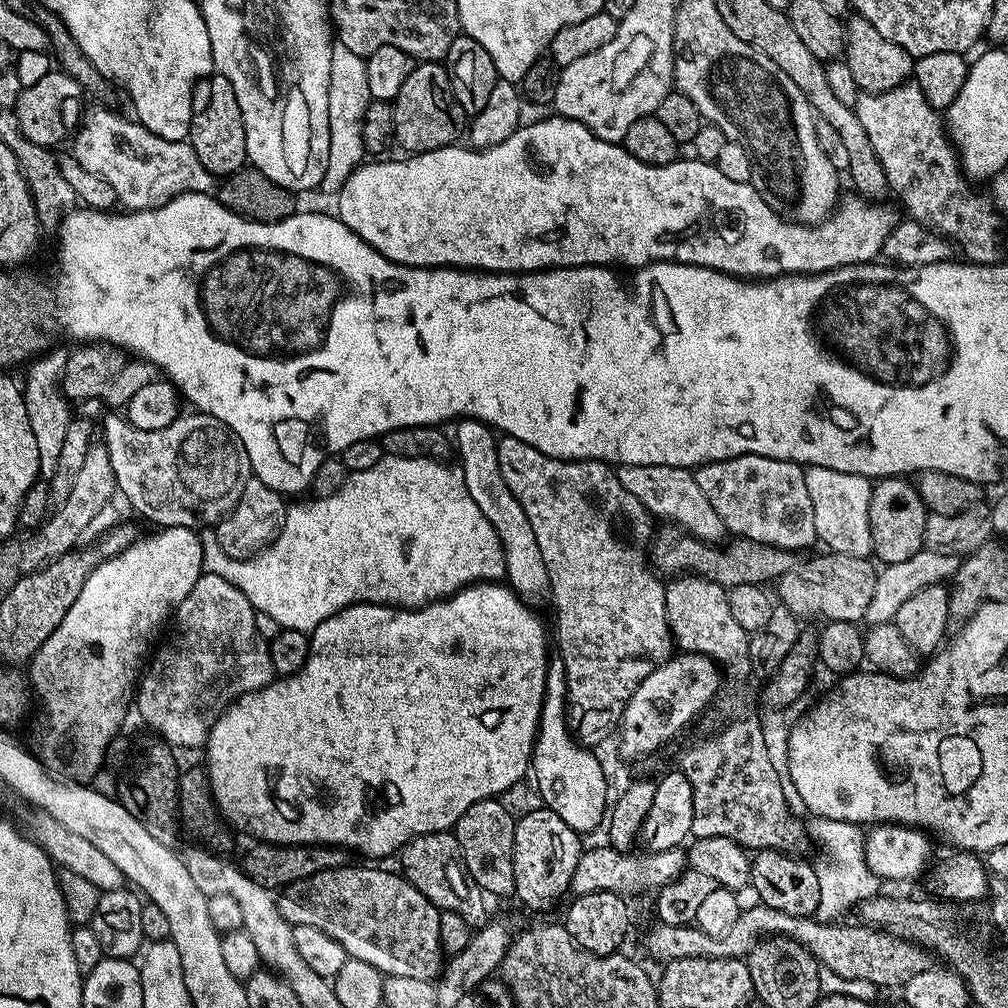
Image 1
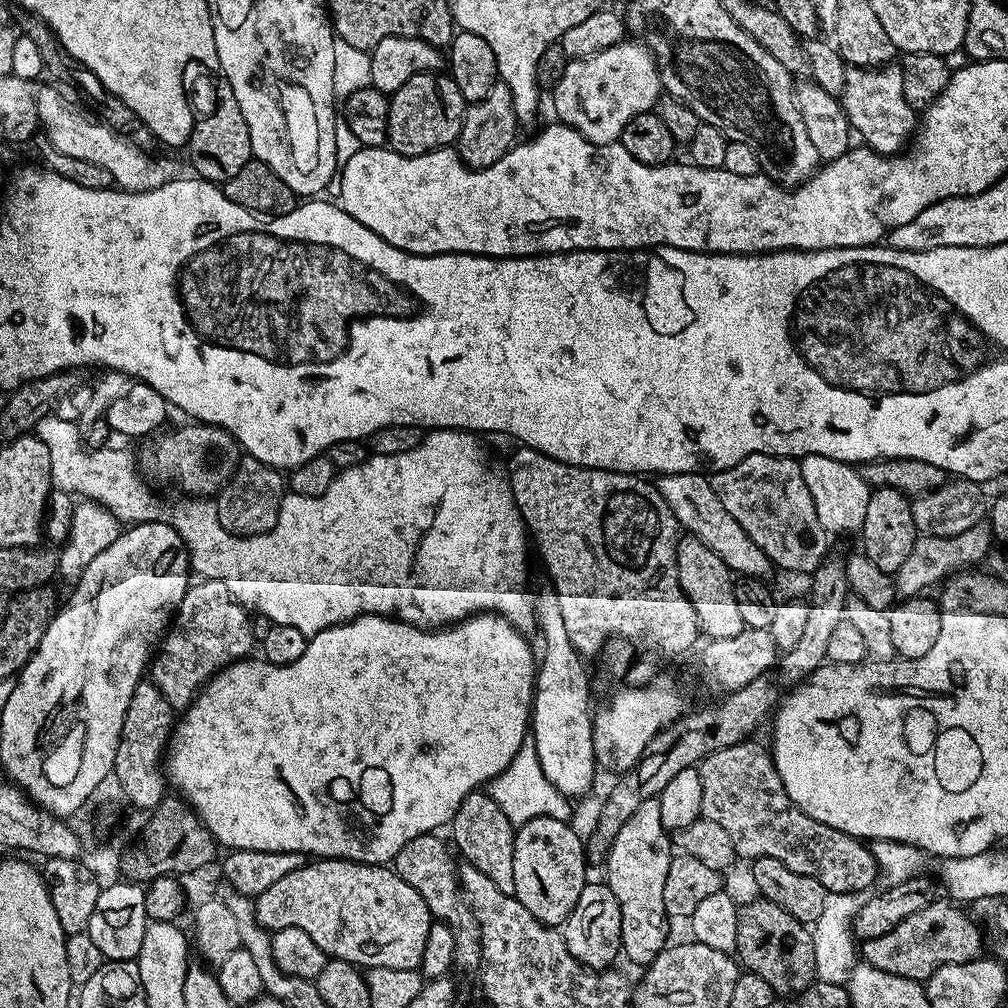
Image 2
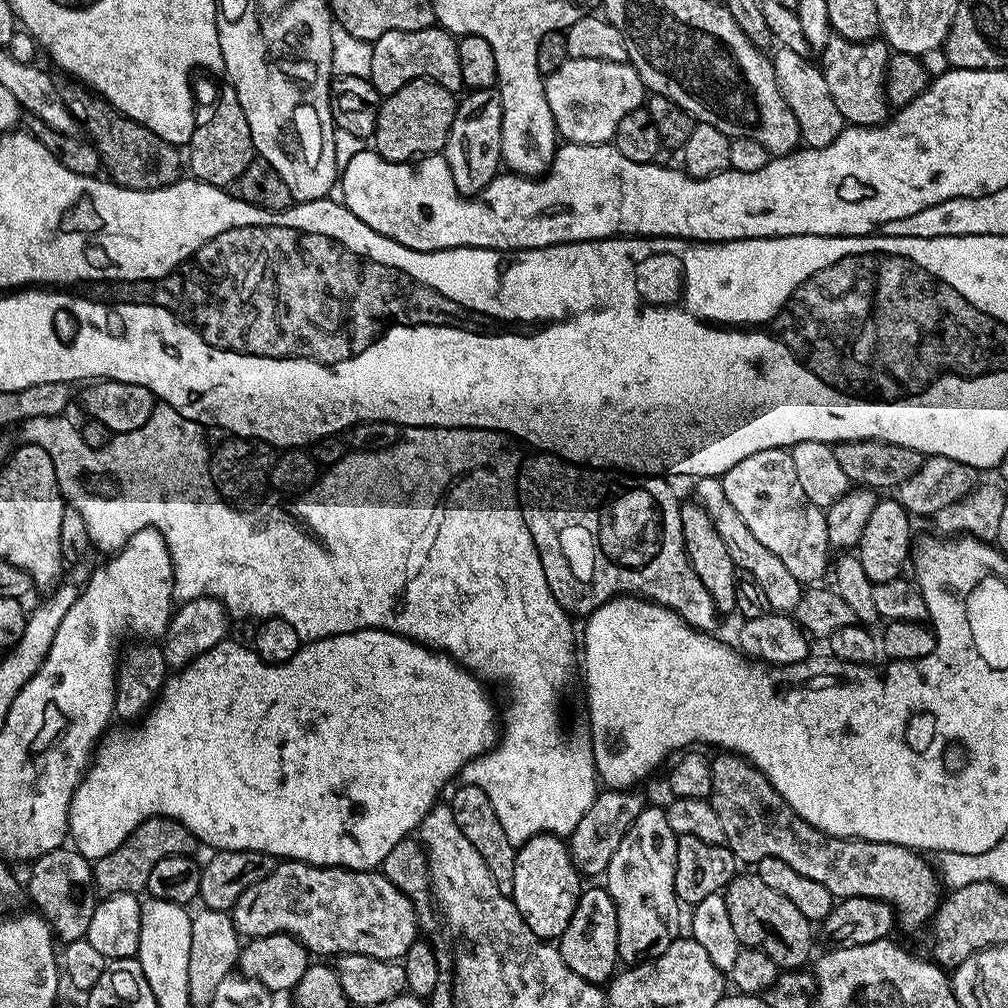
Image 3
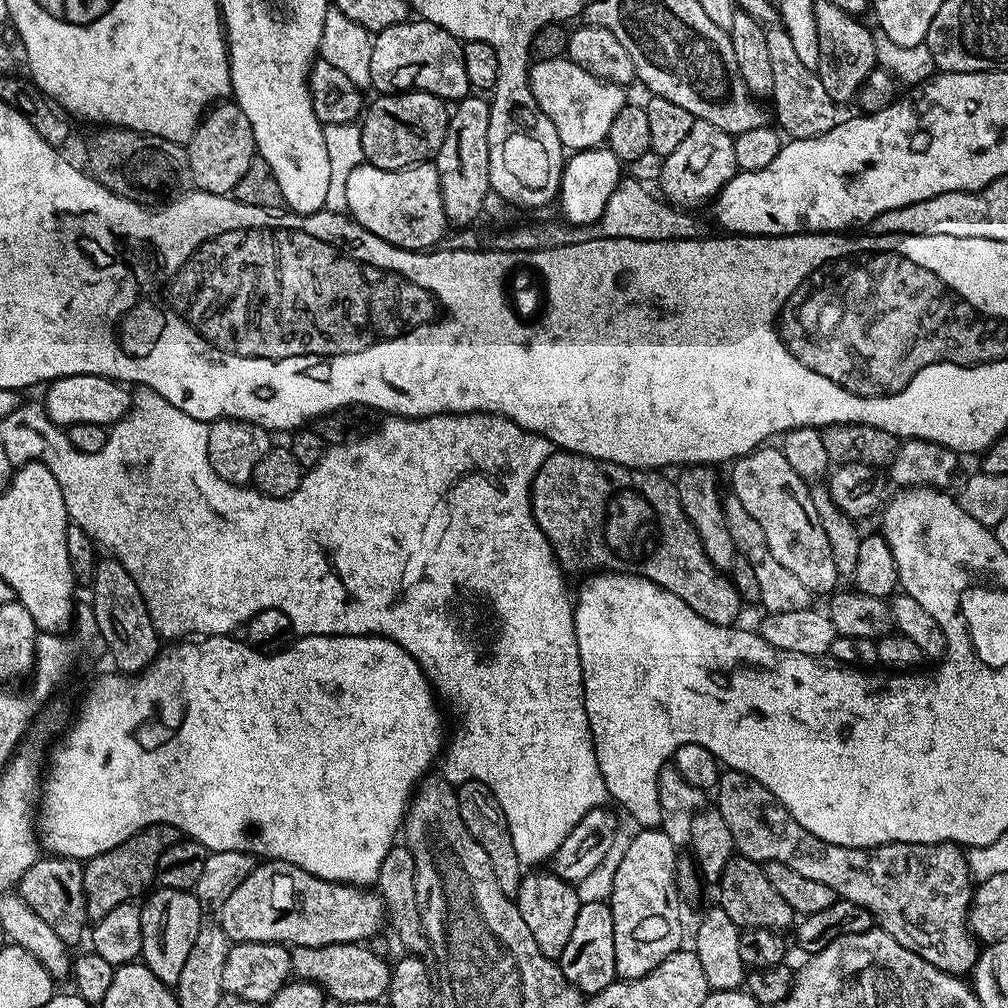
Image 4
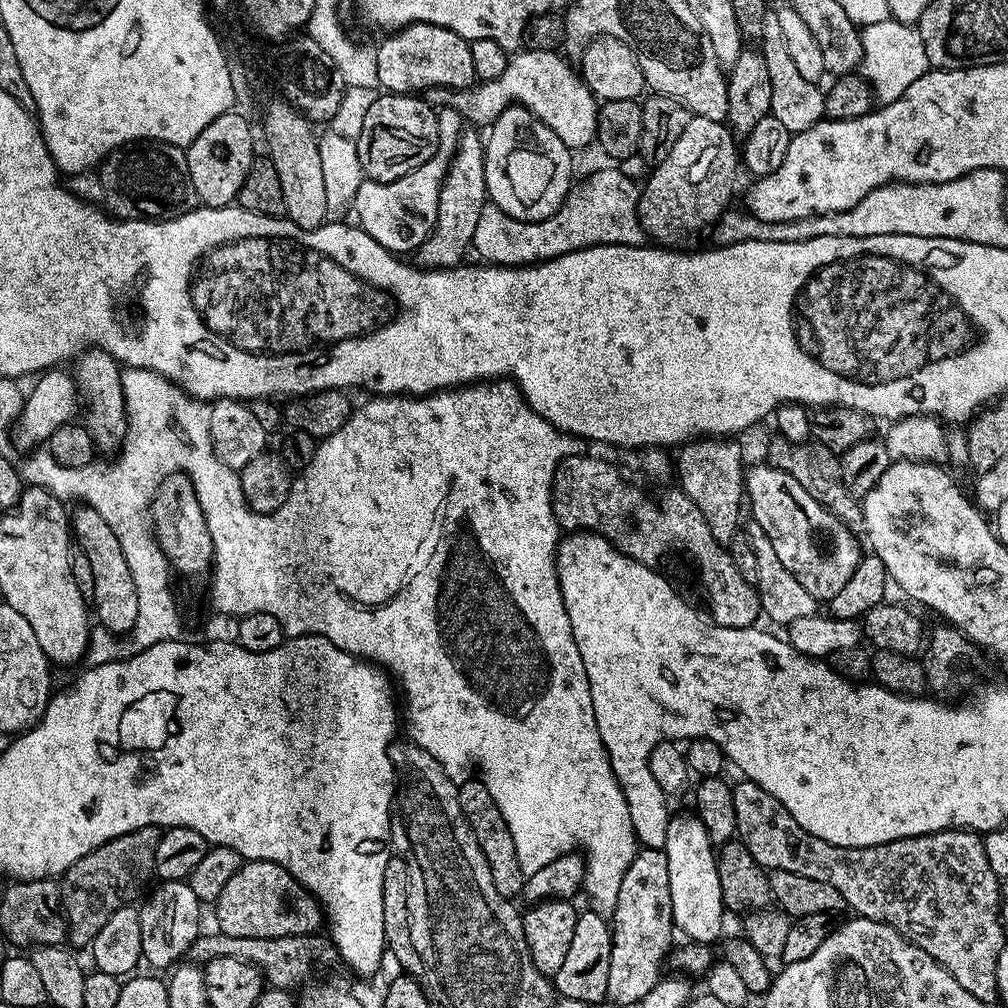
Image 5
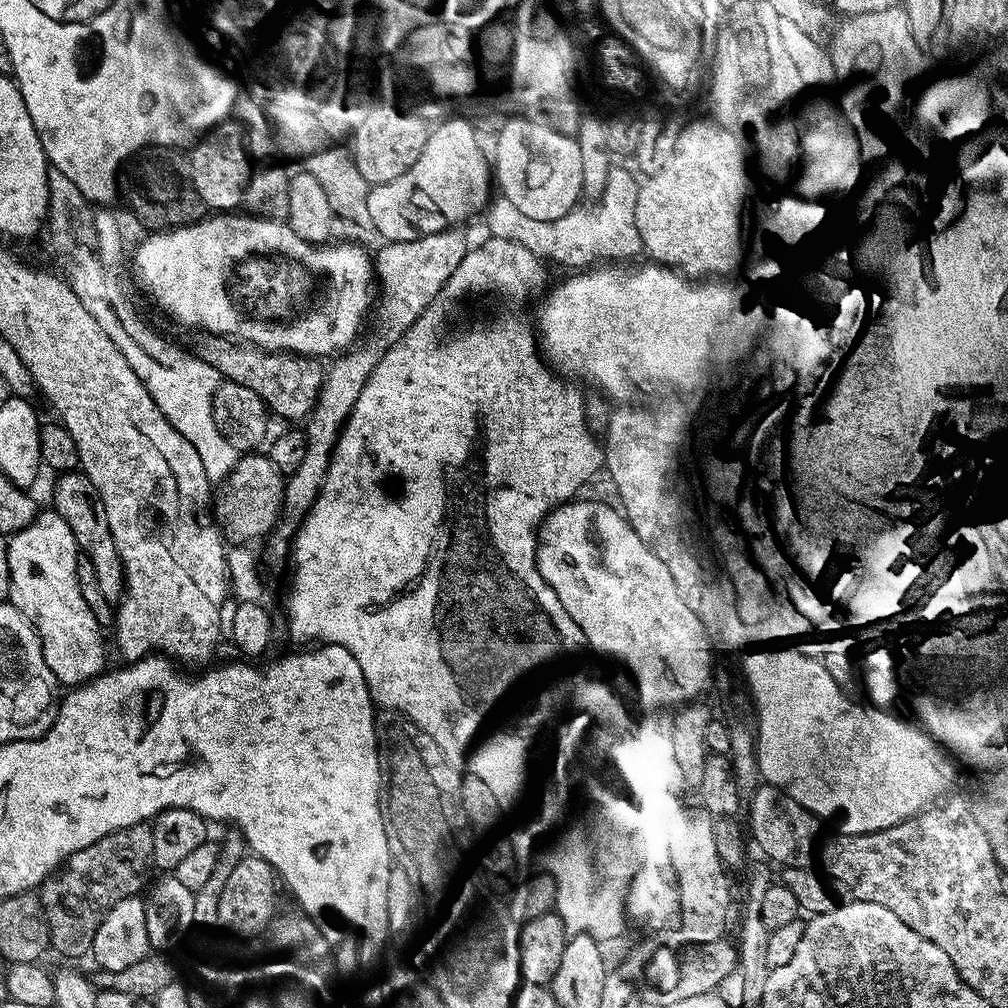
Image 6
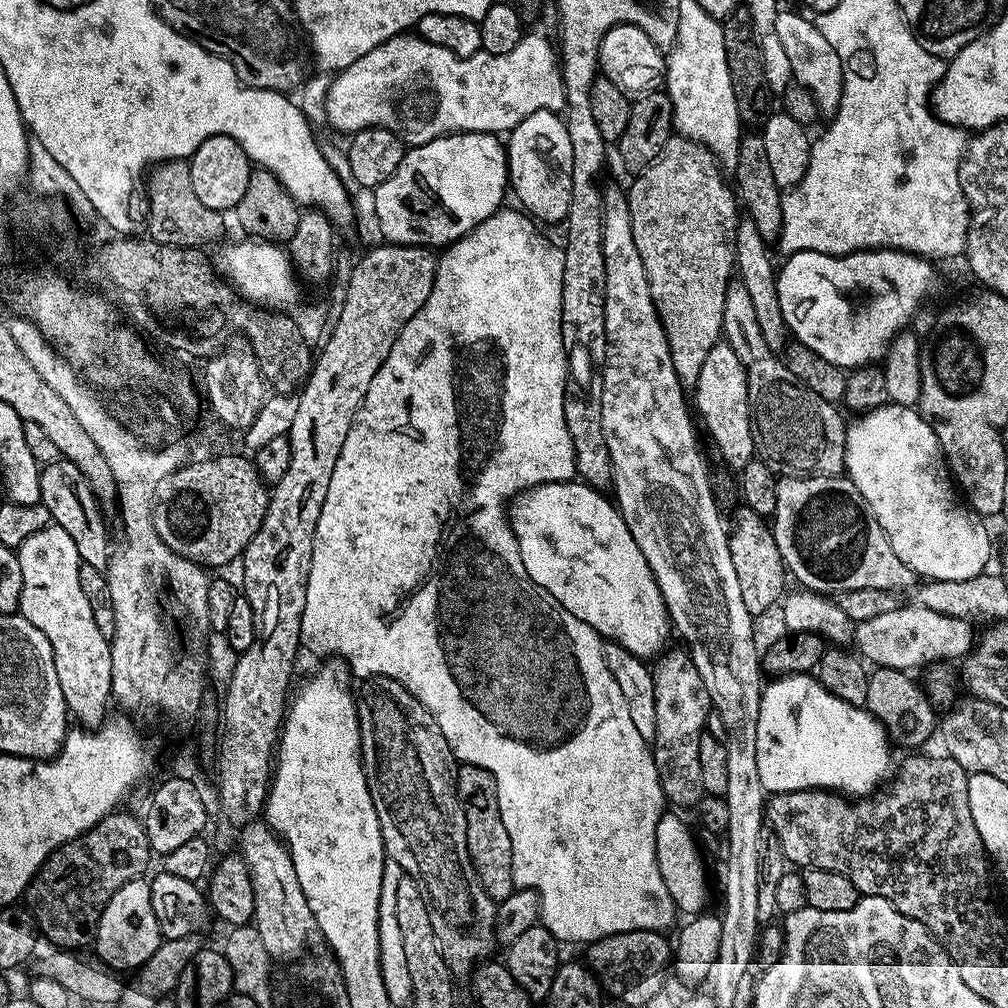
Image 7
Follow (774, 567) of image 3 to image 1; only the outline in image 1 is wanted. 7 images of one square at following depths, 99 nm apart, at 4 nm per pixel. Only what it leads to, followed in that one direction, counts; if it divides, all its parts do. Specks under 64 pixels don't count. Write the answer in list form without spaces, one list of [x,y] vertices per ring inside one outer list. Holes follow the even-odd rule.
[[[626,464],[617,467],[615,474],[618,482],[622,482],[622,486],[630,490],[630,494],[634,494],[634,498],[638,498],[638,502],[642,502],[642,506],[646,506],[646,510],[651,512],[653,517],[660,519],[661,516],[661,521],[674,524],[699,540],[720,542],[725,539],[726,529],[722,518],[718,518],[714,506],[710,506],[706,494],[702,494],[695,475],[689,469]]]

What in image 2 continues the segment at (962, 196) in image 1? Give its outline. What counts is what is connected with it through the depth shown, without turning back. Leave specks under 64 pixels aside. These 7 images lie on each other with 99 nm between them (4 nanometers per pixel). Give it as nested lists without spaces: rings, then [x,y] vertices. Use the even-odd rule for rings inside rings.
[[[893,62],[871,70],[849,66],[846,70],[846,84],[838,99],[848,123],[852,125],[853,133],[859,139],[861,136],[864,139],[861,141],[881,156],[897,155],[911,141],[918,127],[917,109],[904,103],[899,63]]]

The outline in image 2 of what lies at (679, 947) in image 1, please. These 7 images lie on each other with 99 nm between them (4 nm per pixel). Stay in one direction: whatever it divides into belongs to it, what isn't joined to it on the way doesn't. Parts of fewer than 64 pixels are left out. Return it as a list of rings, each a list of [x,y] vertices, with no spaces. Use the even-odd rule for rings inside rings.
[[[932,900],[924,909],[899,922],[889,933],[863,941],[863,963],[886,970],[886,974],[924,982],[942,966],[965,964],[977,959],[985,936],[981,925],[959,903],[944,900]]]

